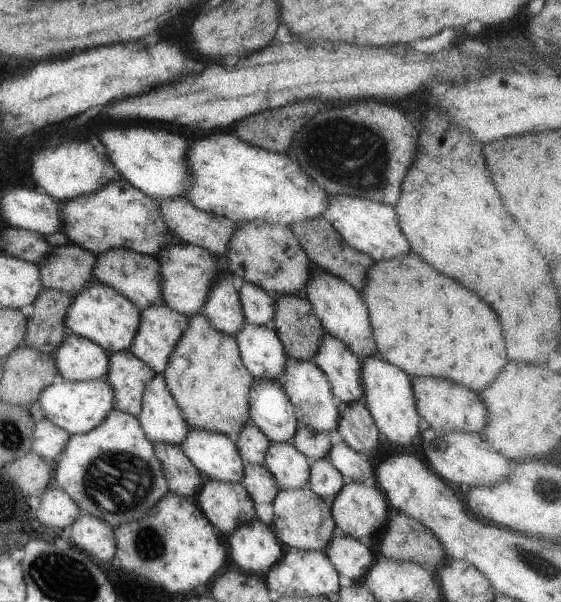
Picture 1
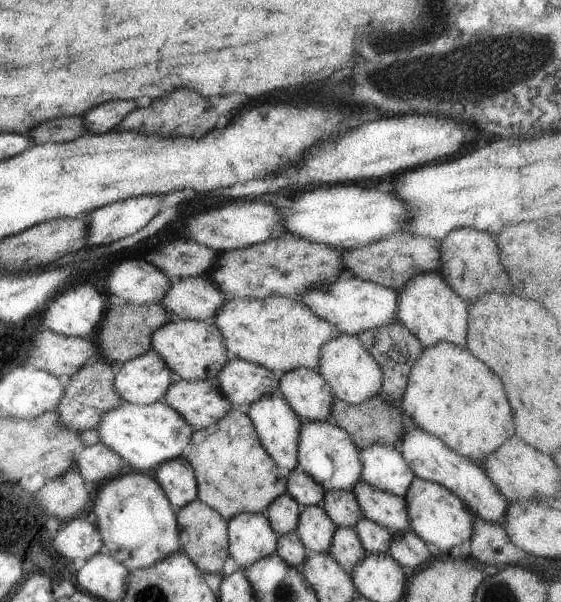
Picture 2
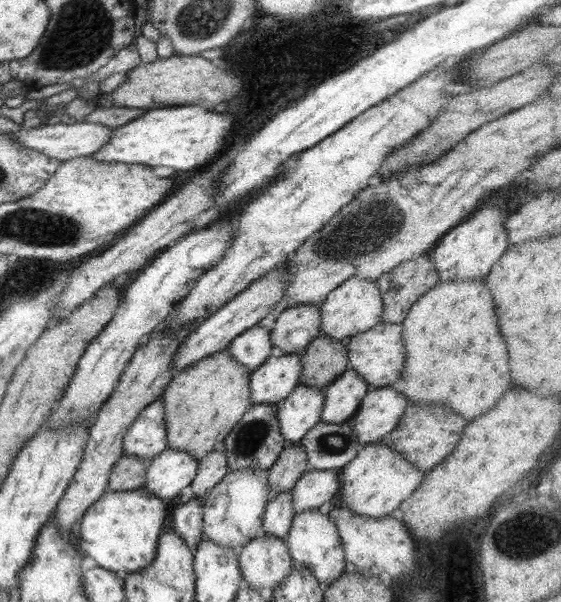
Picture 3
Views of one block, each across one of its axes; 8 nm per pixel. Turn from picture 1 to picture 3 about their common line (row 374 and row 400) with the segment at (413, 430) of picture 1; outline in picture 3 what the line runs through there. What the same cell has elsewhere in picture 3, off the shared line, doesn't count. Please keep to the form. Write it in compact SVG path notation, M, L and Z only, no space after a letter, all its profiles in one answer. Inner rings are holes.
M392 386L368 391L350 419L358 444L363 447L387 441L408 405L404 395Z

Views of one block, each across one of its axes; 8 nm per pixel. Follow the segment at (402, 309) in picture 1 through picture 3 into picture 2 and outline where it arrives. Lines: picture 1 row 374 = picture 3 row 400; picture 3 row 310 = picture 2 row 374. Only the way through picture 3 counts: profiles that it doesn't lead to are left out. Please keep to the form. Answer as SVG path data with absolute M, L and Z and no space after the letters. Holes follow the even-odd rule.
M448 342L422 350L408 376L400 408L414 427L436 436L450 450L476 464L484 463L502 442L514 436L512 410L498 376L466 348Z

